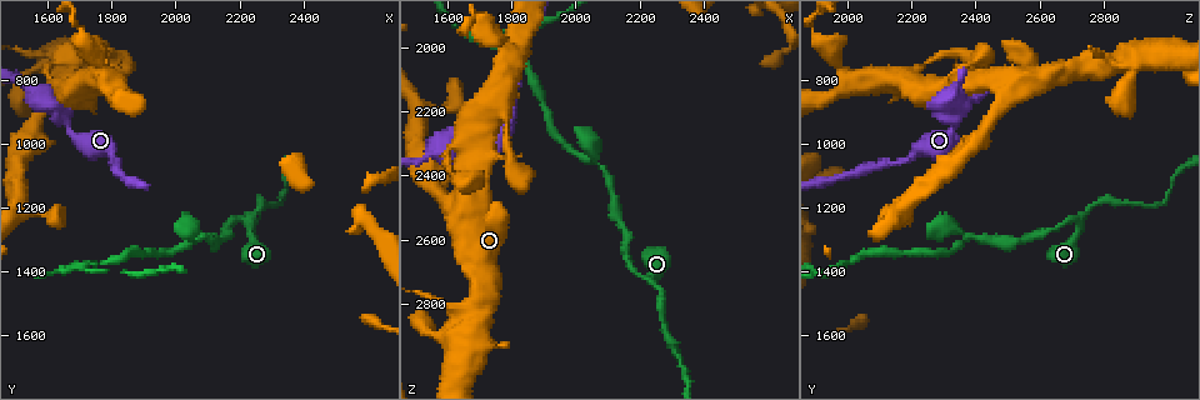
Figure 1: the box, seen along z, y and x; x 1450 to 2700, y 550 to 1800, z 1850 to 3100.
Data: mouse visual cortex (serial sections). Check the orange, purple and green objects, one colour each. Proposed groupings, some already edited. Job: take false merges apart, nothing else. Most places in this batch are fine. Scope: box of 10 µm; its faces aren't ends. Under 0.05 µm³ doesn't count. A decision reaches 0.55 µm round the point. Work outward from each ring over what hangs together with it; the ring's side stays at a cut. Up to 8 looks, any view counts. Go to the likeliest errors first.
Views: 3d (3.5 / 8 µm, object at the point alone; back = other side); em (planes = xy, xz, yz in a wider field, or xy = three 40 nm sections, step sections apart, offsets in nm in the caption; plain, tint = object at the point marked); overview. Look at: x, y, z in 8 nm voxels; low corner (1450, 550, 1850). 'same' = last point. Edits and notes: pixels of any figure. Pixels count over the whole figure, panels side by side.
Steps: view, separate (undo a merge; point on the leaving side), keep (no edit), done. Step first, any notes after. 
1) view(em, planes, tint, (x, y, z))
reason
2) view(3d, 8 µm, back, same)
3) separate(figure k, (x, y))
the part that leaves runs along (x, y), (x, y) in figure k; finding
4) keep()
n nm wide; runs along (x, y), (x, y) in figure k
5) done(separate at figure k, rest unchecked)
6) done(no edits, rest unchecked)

view(3d, 3.5 µm, back, (2190, 1230, 2710))
sharp bend

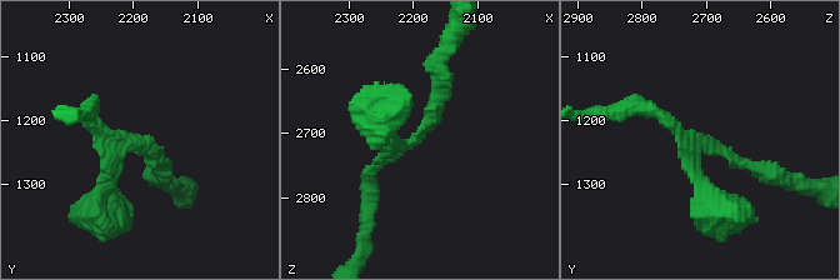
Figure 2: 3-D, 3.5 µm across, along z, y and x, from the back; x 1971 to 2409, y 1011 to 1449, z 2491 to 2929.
view(em, xy, step 5, plain, (2190, 1240, 2700))
3 arms; arms of 150, 150, 200 nm

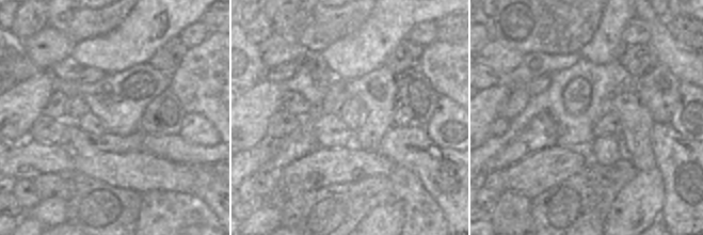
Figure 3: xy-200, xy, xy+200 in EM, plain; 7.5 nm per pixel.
view(em, xy, step 5, tint, same)
where the object lies

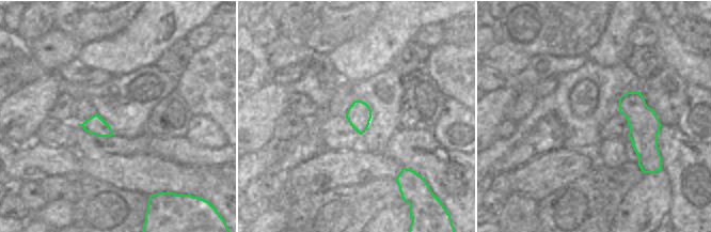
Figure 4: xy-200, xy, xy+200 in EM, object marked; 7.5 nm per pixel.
keep()
runs along (384, 125), (388, 150), (426, 129), (441, 70) in figure 2; continuous, no second cell

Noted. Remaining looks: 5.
view(3d, 3.5 µm, (2080, 1290, 2370))
two arms in line, one across

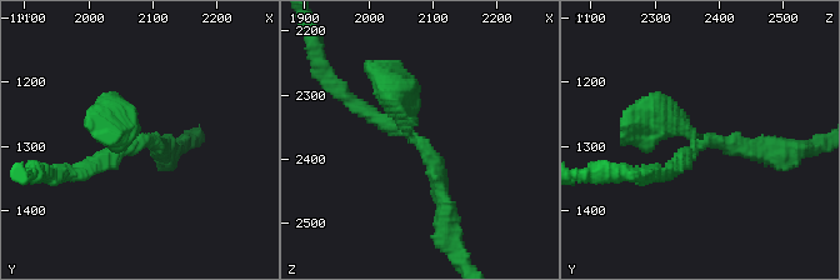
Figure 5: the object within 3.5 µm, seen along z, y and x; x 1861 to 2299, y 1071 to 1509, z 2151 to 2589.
view(em, xy, step 5, tint, (2070, 1295, 2365))
3 arms; arms of 200, 200, 400 nm

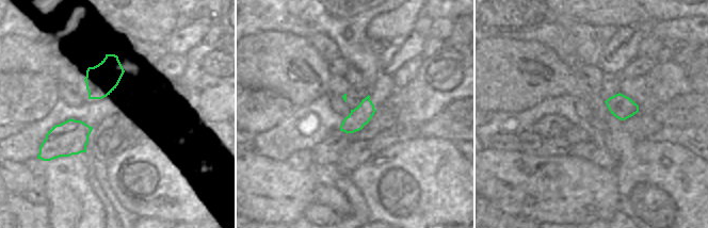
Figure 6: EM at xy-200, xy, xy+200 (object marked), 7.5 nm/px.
keep()
one cell here

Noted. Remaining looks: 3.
view(3d, 3.5 µm, (1720, 1380, 1980))

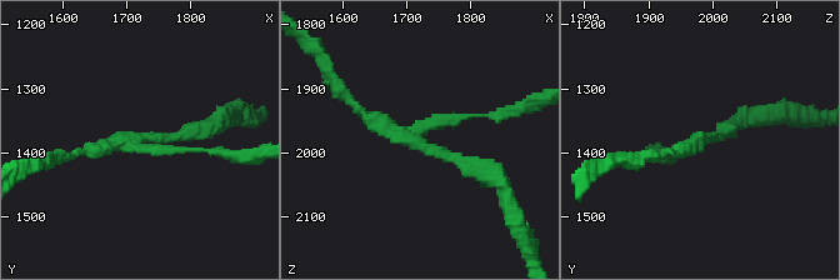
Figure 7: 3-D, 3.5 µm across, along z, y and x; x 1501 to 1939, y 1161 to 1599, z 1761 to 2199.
view(em, xy, step 2, tint, (1715, 1385, 1980))
3 arms; arms of 100, 150, 200 nm; now the EM

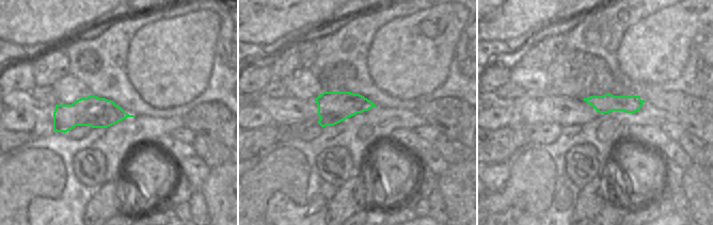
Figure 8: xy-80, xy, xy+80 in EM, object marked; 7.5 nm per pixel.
view(em, xy, step 1, tint, same)
cut it another way

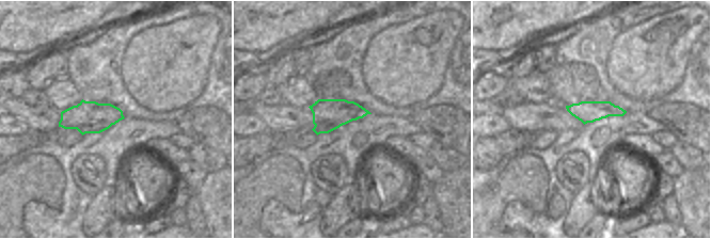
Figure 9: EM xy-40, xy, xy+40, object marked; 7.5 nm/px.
separate(figure 7, (175, 150))
the part that leaves runs along (138, 144), (253, 155) in figure 7; a second cell is stuck on

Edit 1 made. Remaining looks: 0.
done(separate at figure 7, rest unchecked)

